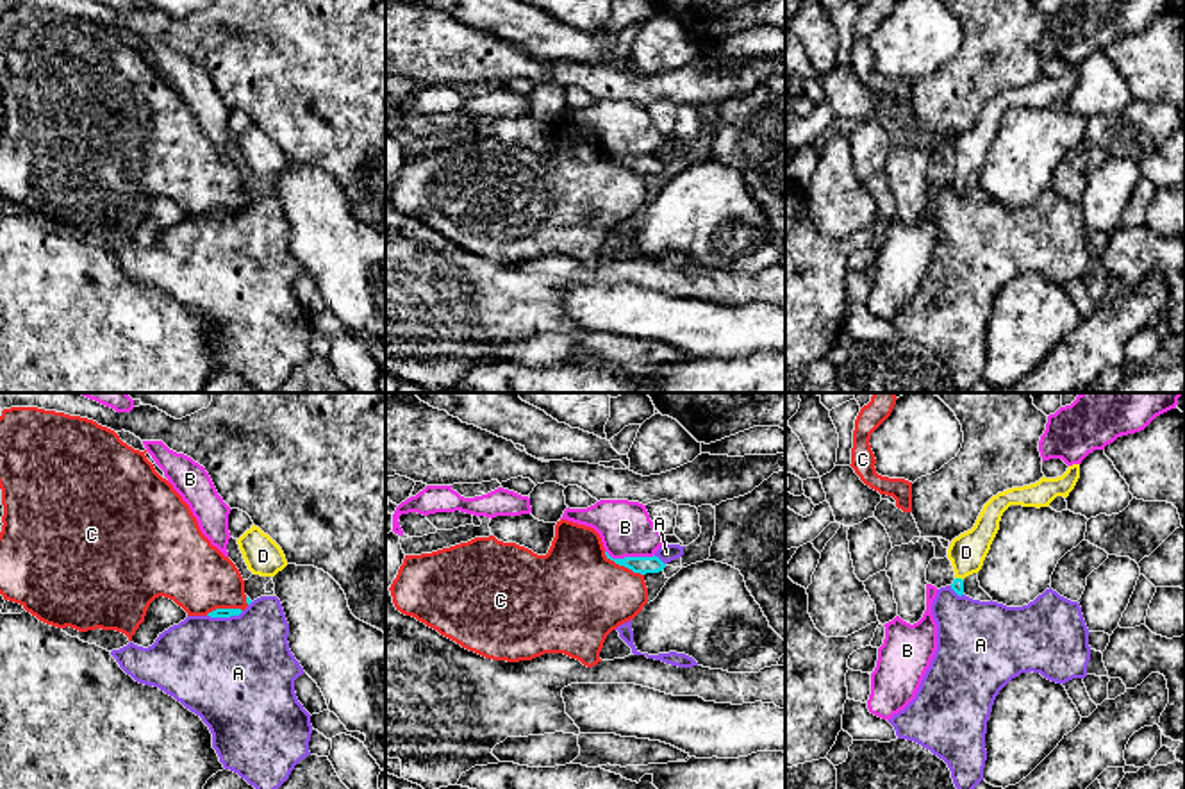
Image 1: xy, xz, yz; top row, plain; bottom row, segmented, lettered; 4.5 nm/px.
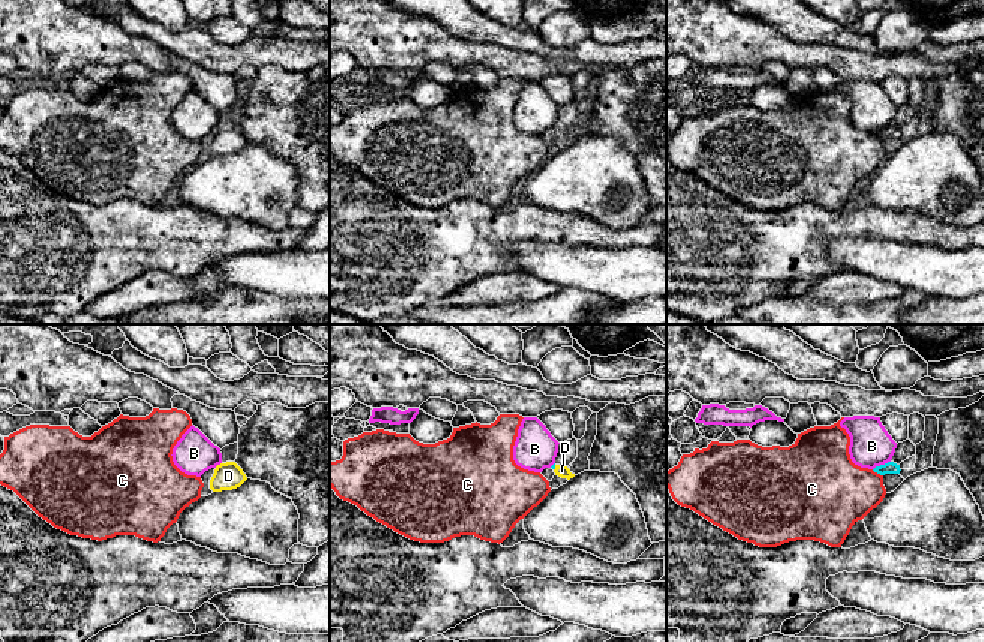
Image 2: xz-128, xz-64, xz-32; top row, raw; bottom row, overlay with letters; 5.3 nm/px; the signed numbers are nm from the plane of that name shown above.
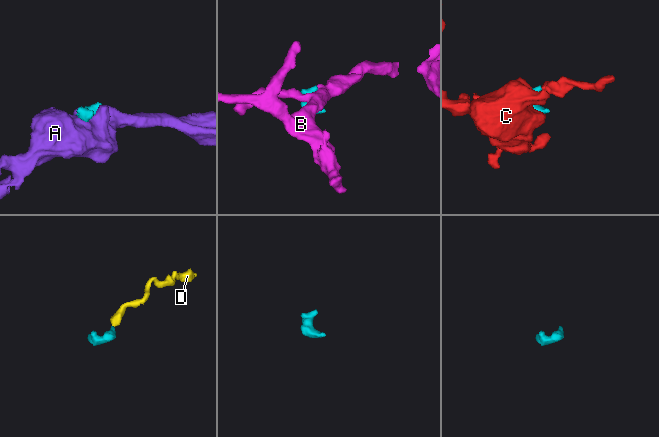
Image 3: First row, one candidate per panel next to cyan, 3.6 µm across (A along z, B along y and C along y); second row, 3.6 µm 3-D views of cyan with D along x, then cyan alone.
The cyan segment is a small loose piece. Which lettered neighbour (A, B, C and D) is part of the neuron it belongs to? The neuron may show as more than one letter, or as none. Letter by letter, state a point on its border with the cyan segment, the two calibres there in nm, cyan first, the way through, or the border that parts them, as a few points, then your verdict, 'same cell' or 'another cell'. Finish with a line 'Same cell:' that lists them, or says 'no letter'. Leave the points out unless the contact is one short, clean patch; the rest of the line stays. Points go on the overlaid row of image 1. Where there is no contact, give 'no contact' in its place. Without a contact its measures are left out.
A: contact xy (225, 616); calibres 50 and 500 nm; another cell
B: contact xz (630, 557); calibres 80 and 240 nm; another cell
C: contact xz (623, 564); calibres 80 and 440 nm; border xz (604, 552), (616, 563), (643, 575); another cell
D: contact yz (959, 579); calibres 60 and 160 nm; way yz (957, 586), (959, 579), (966, 552); same cell
Same cell: D

